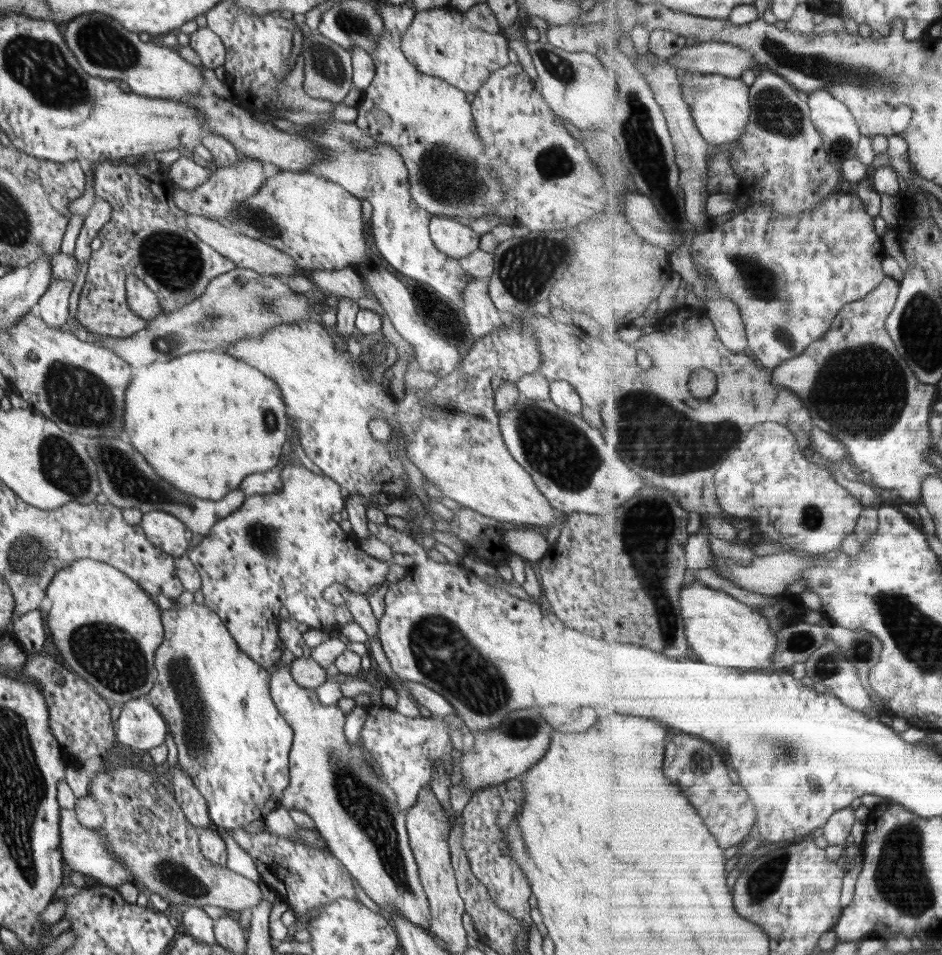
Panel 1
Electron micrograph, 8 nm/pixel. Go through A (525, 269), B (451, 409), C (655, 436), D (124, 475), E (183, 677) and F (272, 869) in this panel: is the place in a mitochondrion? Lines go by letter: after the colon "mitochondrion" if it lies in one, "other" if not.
A: mitochondrion
B: mitochondrion
C: mitochondrion
D: mitochondrion
E: mitochondrion
F: other

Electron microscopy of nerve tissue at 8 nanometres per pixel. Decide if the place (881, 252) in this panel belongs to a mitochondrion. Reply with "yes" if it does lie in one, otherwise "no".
no

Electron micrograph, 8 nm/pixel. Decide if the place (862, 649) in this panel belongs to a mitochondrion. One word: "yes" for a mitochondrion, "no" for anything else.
yes

